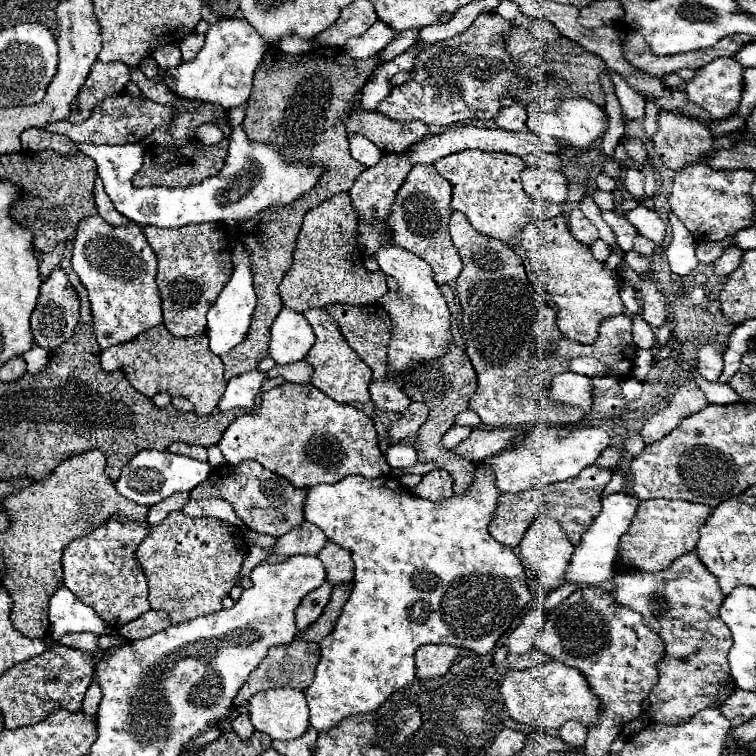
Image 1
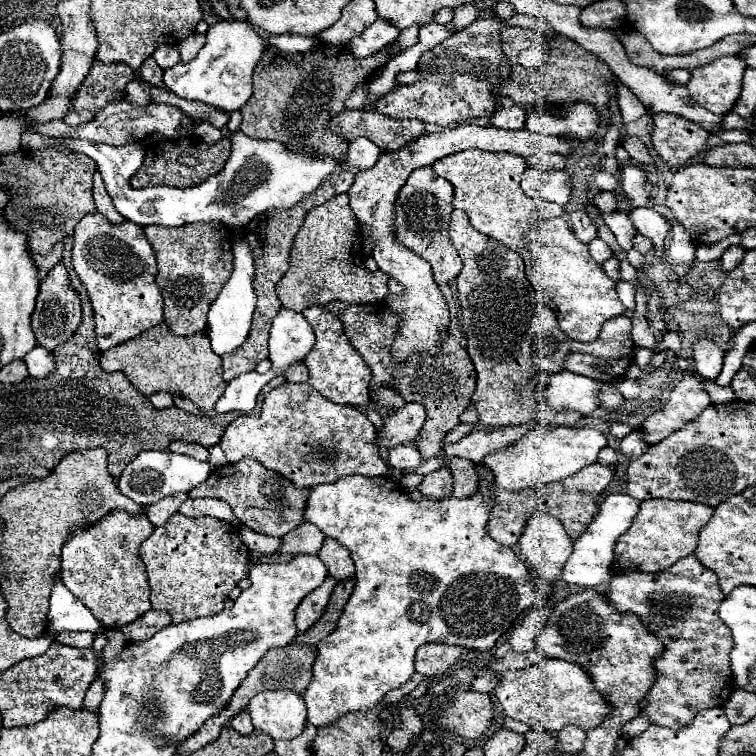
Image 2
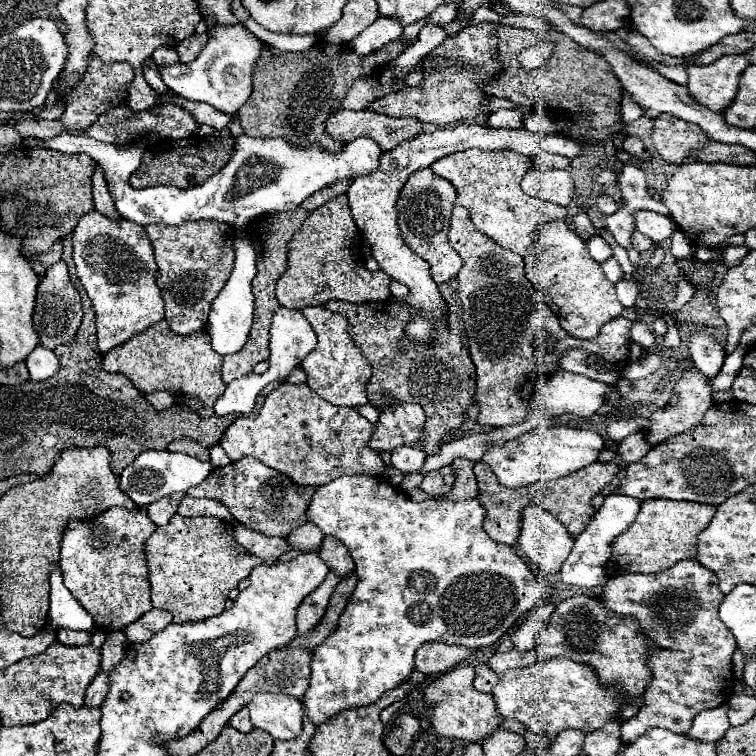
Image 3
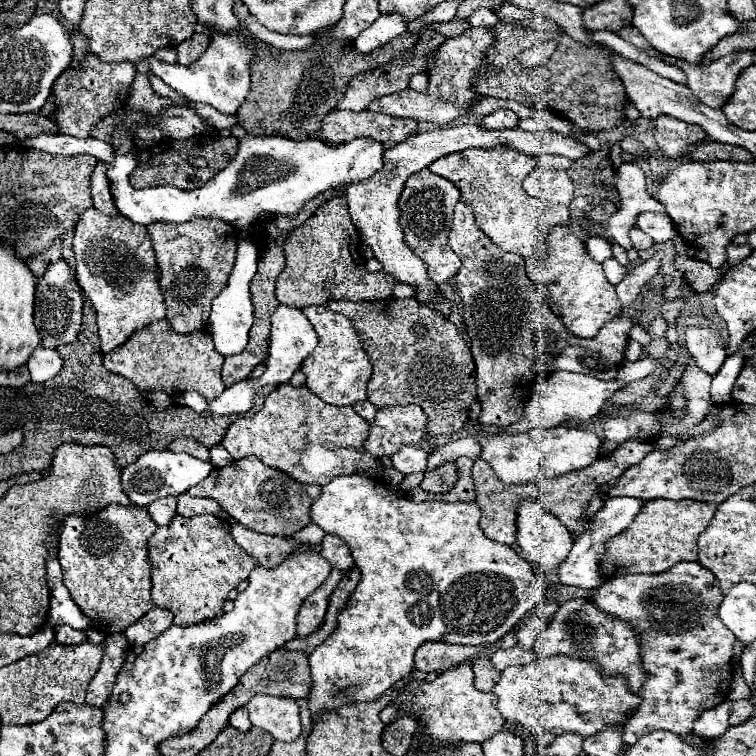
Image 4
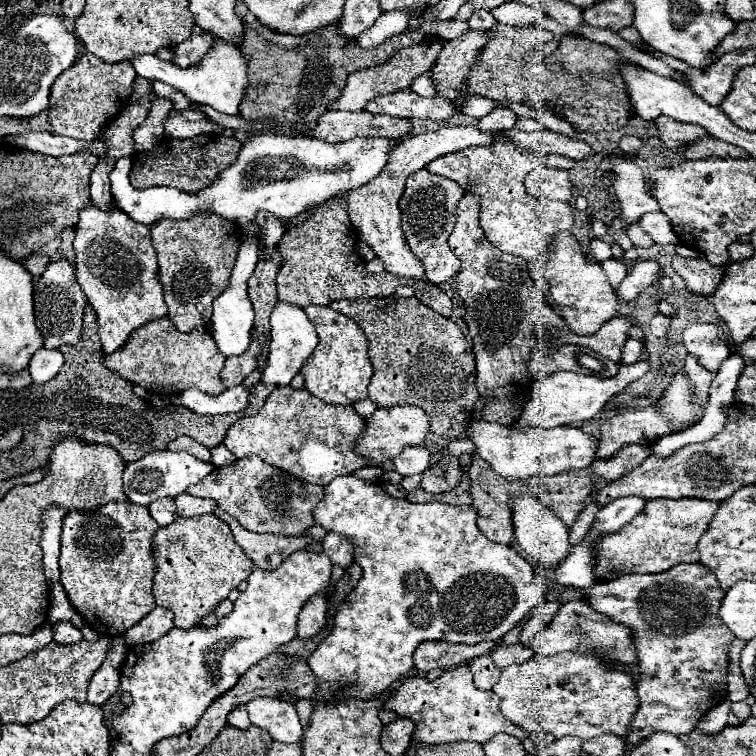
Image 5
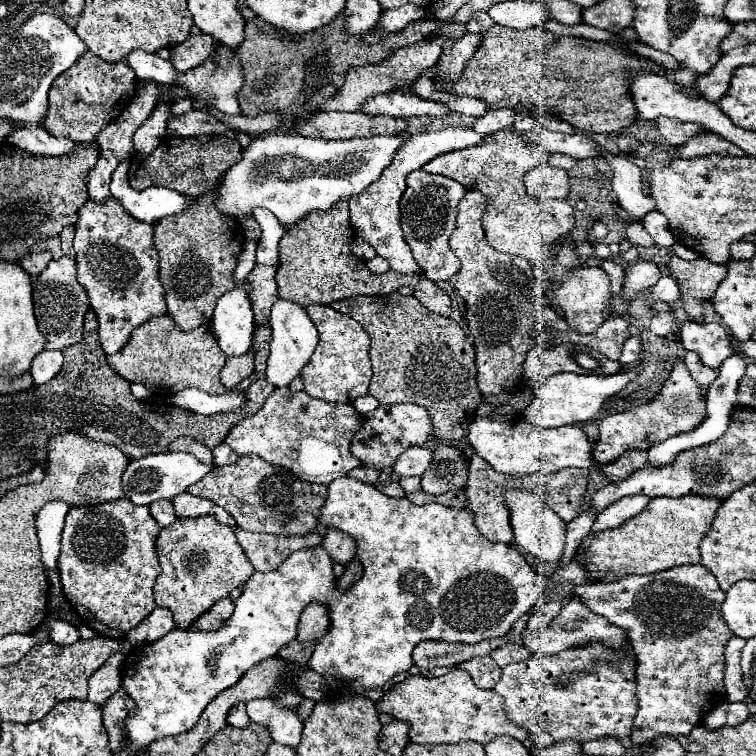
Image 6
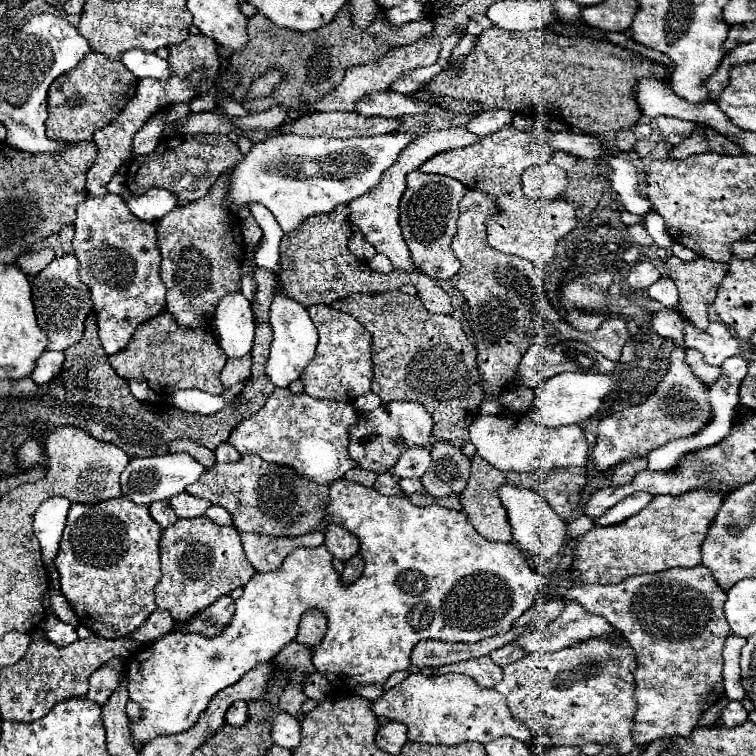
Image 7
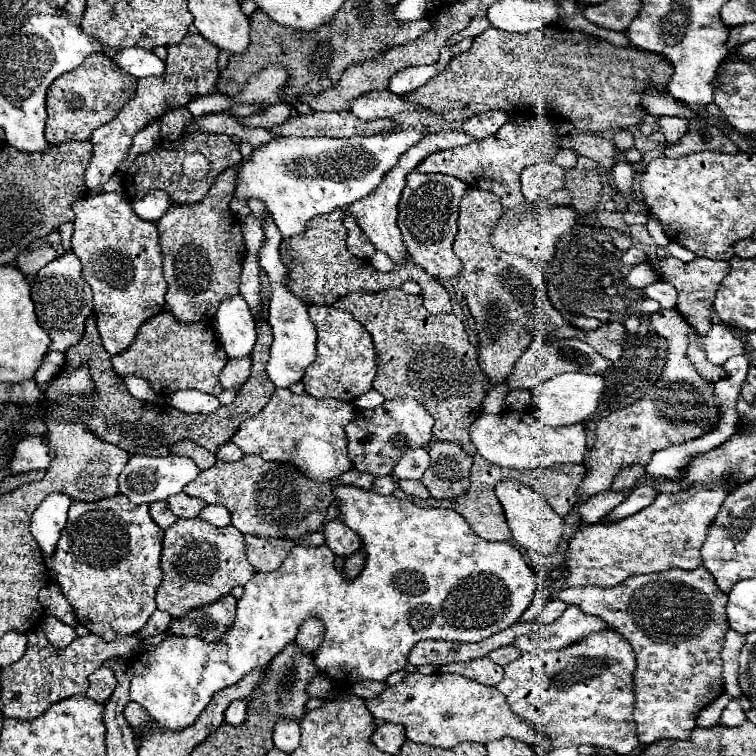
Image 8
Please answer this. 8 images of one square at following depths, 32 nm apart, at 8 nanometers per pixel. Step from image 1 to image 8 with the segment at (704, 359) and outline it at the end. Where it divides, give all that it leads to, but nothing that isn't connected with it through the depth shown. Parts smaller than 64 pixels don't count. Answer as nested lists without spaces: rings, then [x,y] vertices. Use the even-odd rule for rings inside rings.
[[[722,322],[712,324],[708,334],[704,336],[694,332],[694,328],[690,326],[688,338],[690,338],[690,344],[698,346],[706,354],[706,360],[716,366],[722,366],[728,358],[744,352],[744,340]]]

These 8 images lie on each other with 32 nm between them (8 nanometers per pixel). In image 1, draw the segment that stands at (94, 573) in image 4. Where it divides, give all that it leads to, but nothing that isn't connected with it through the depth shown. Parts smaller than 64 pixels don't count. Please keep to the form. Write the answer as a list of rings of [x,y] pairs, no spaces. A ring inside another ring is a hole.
[[[110,518],[104,526],[74,540],[64,550],[64,586],[114,628],[120,628],[150,610],[146,578],[134,558],[136,546],[148,536],[148,528],[150,526],[146,522],[138,524],[124,518]]]

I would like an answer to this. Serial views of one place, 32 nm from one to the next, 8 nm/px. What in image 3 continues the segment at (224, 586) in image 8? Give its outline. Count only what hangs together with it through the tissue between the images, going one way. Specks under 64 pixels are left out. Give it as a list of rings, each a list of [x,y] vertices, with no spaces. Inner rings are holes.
[[[174,514],[166,526],[156,528],[144,542],[144,556],[152,586],[152,604],[154,608],[170,612],[174,624],[220,614],[228,592],[237,588],[254,567],[262,564],[260,558],[248,554],[246,548],[236,542],[230,522],[212,516],[184,518]]]

